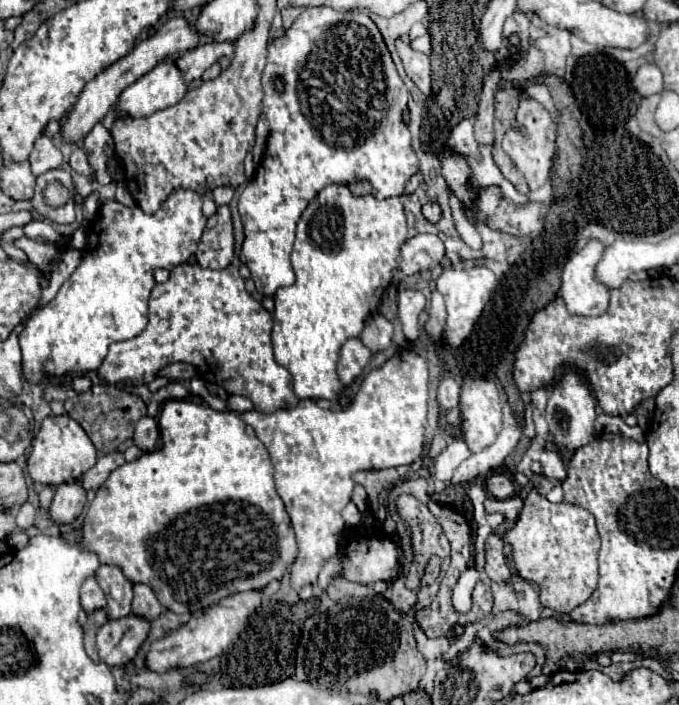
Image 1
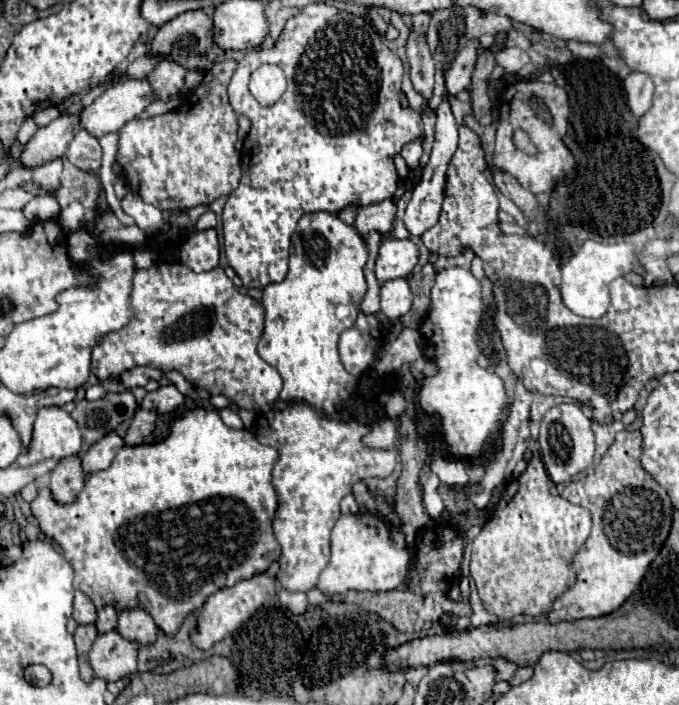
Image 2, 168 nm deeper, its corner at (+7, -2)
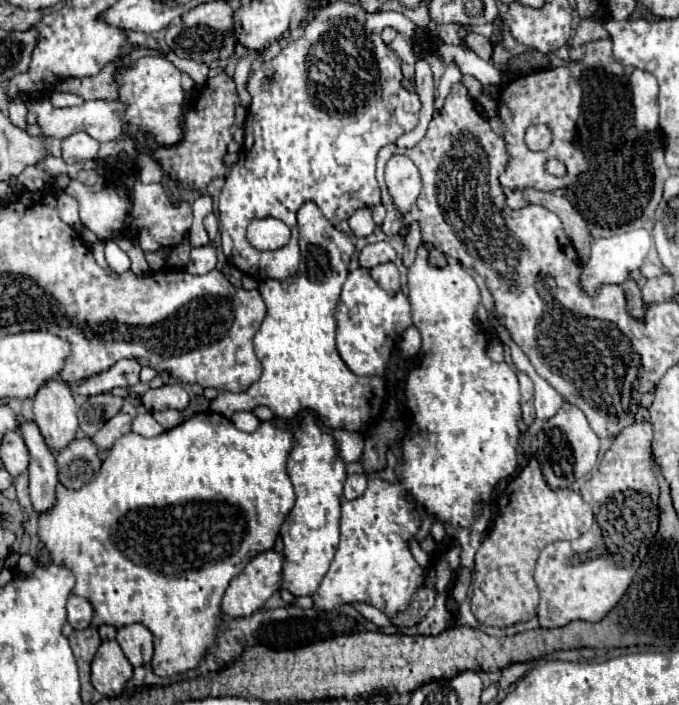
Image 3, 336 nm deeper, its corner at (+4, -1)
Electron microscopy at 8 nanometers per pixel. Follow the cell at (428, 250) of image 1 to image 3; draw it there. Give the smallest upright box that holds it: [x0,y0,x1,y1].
[359,242,395,268]

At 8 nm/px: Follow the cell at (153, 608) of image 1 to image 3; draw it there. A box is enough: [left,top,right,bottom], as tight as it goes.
[117,624,153,666]

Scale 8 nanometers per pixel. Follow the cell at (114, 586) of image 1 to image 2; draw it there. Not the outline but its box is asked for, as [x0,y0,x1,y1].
[96,605,118,633]

